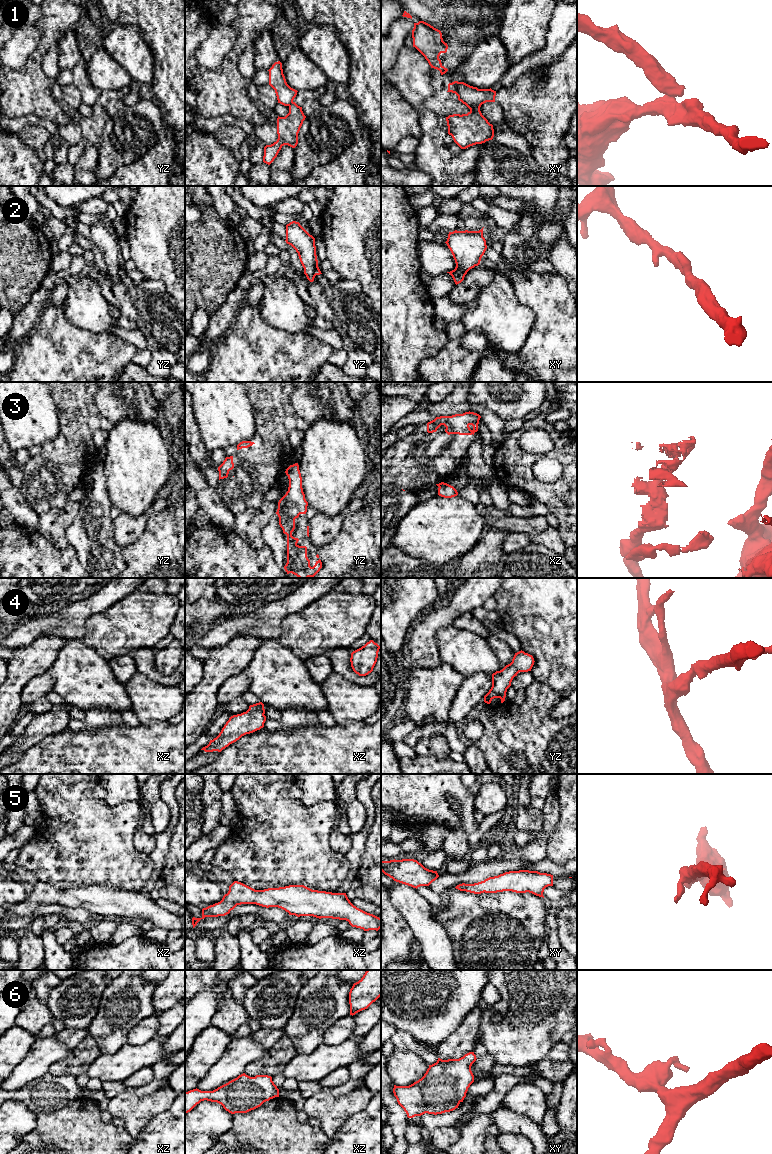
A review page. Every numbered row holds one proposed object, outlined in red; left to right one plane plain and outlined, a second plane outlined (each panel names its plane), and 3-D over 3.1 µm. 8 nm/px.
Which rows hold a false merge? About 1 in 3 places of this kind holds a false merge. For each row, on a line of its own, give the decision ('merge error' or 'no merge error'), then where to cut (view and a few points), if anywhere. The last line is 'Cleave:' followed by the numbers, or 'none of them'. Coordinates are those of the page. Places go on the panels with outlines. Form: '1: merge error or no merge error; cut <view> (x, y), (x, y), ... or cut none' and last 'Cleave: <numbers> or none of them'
1: merge error; cut xy (466, 104), (479, 107)
2: no merge error; cut none
3: merge error; cut yz (292, 465), (286, 473)
4: no merge error; cut none
5: no merge error; cut none
6: no merge error; cut none
Cleave: 1, 3

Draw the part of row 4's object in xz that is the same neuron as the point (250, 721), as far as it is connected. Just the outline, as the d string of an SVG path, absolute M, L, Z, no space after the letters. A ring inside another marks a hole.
M262 702L250 705L246 712L231 716L219 735L210 740L209 744L201 750L205 752L221 752L242 736L260 730L264 727L266 721L264 714L265 709Z

